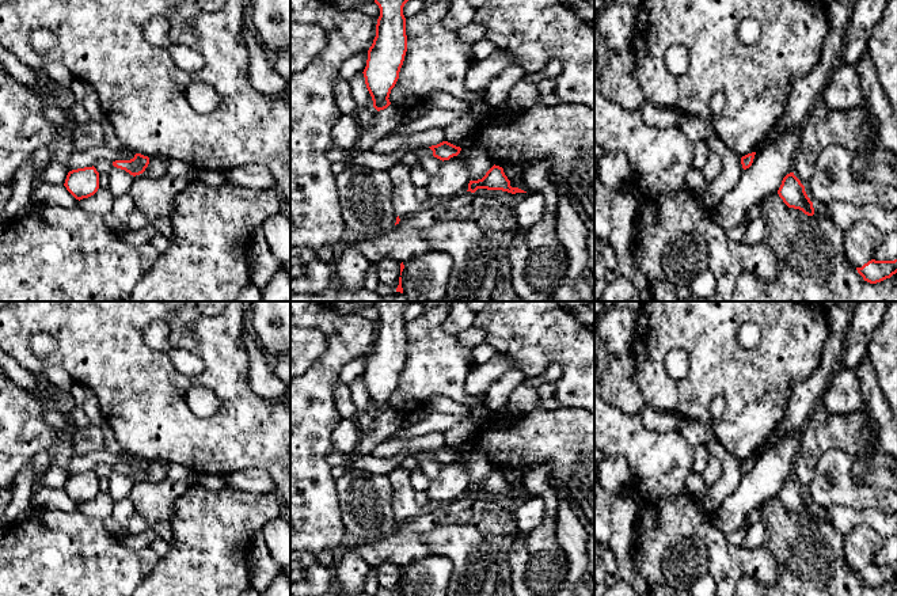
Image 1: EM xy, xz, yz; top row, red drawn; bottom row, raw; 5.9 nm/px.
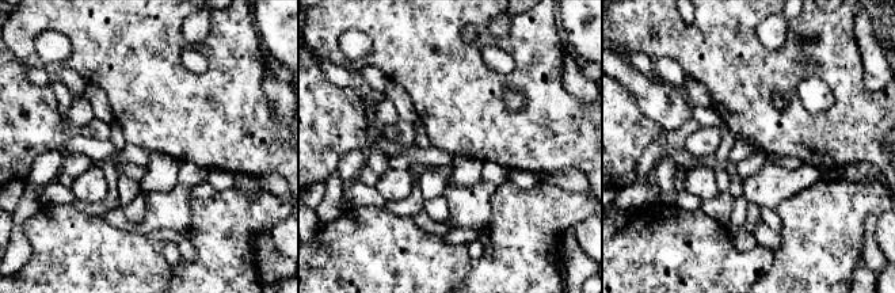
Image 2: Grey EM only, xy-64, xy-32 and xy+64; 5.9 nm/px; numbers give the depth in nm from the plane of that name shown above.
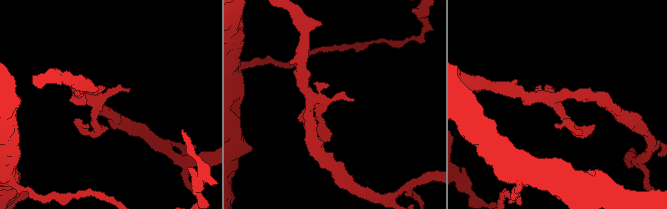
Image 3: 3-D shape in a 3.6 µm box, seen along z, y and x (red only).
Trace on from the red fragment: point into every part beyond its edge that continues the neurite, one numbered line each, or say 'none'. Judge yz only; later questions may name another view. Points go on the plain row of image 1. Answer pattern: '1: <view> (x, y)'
none

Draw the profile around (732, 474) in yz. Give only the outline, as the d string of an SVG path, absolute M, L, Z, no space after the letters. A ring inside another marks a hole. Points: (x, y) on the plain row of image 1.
M711 441L707 445L710 456L719 460L722 474L719 479L704 494L696 497L700 512L712 515L725 498L727 498L740 485L744 472L741 460L726 451L719 441Z

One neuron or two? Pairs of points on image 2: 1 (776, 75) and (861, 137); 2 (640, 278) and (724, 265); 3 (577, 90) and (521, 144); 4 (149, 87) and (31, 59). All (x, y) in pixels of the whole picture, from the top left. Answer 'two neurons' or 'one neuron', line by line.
1: one neuron
2: one neuron
3: two neurons
4: one neuron

